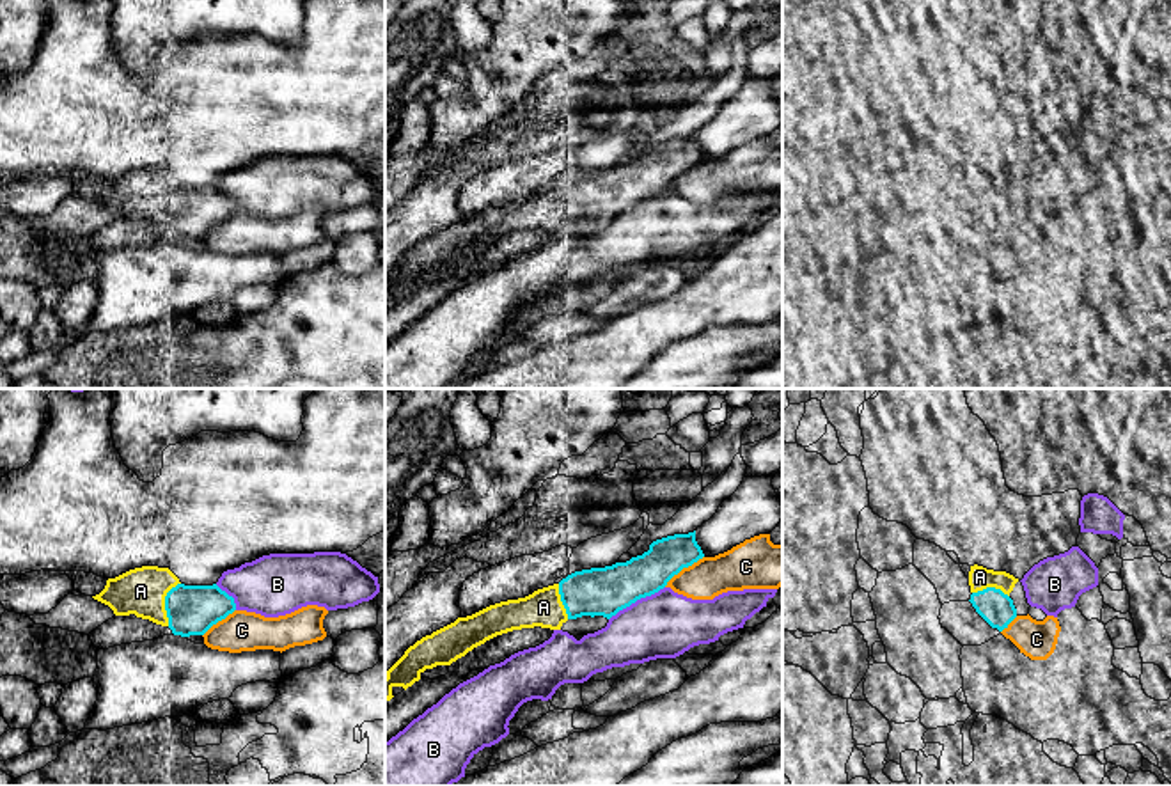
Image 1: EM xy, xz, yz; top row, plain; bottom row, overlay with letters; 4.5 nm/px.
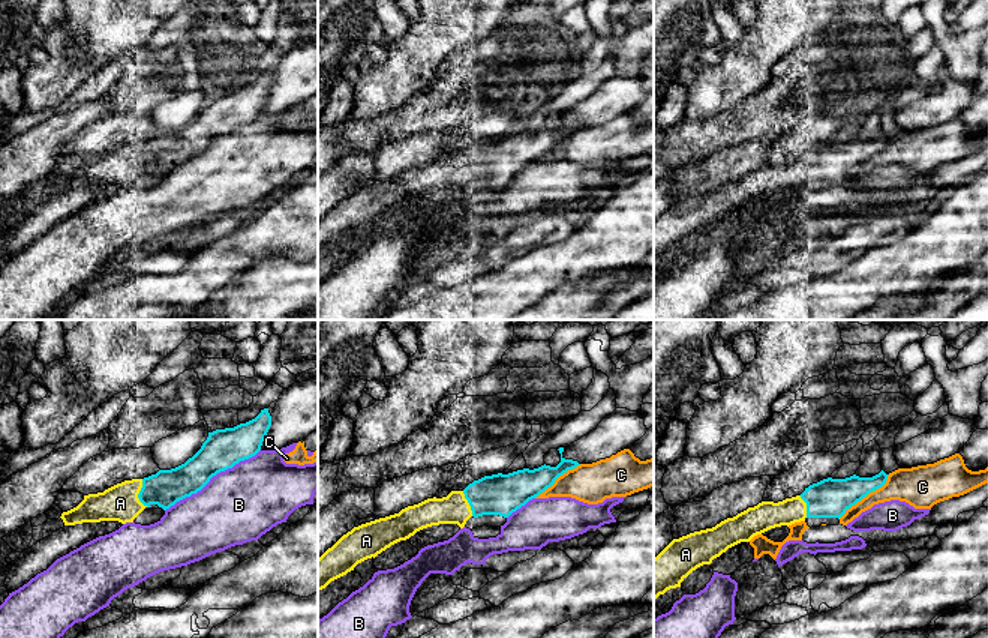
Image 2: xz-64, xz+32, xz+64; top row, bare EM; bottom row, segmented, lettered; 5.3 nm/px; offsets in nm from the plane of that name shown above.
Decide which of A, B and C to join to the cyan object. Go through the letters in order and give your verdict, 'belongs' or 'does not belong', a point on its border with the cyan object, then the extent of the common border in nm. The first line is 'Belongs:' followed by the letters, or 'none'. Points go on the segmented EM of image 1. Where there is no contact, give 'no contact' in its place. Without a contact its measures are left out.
Belongs: A
A: belongs; contact xy (165, 604); length 200 nm
B: does not belong; contact xz (636, 600); length 300 nm
C: does not belong; contact xz (683, 566); length 240 nm

